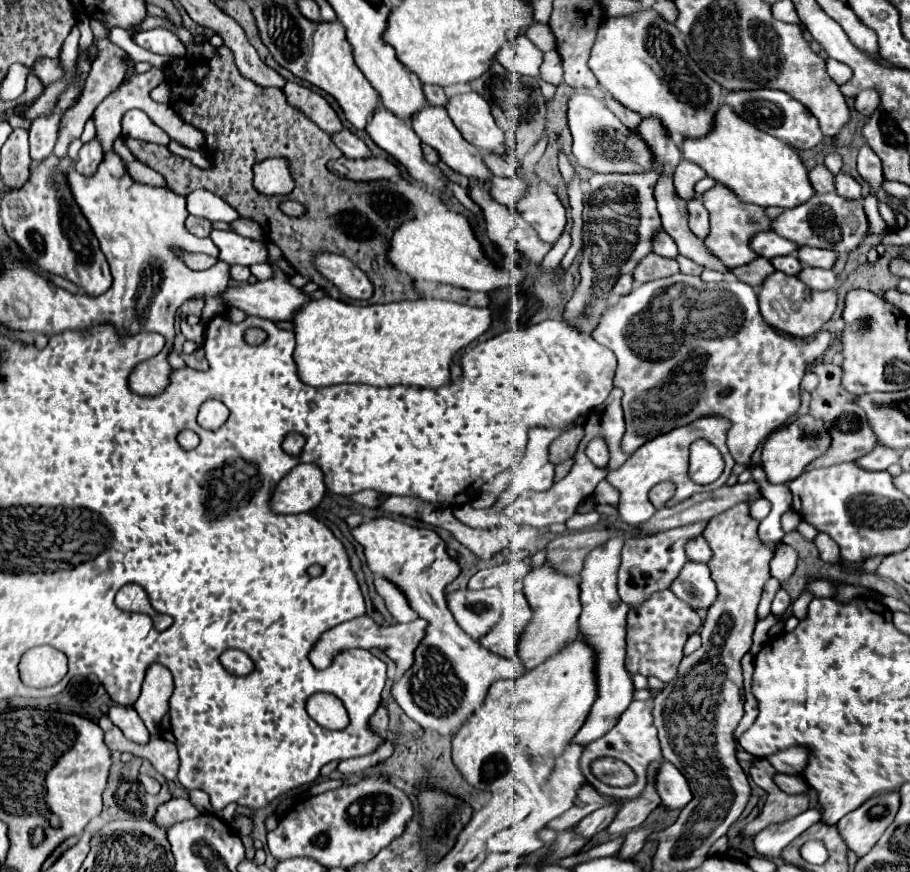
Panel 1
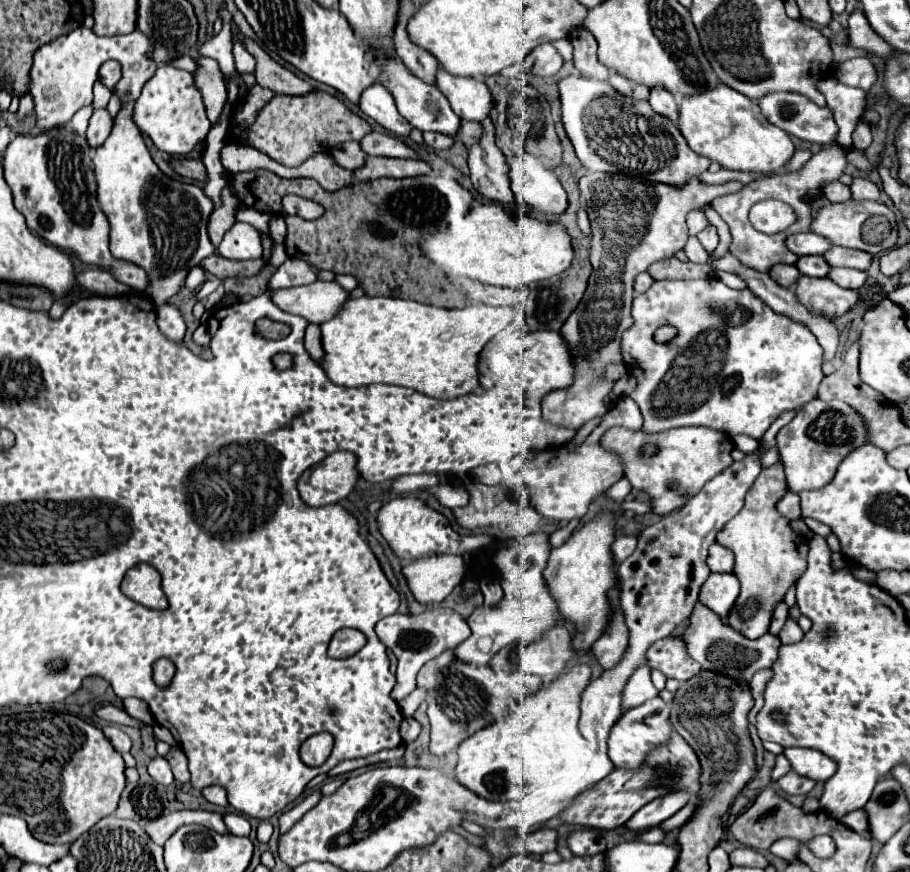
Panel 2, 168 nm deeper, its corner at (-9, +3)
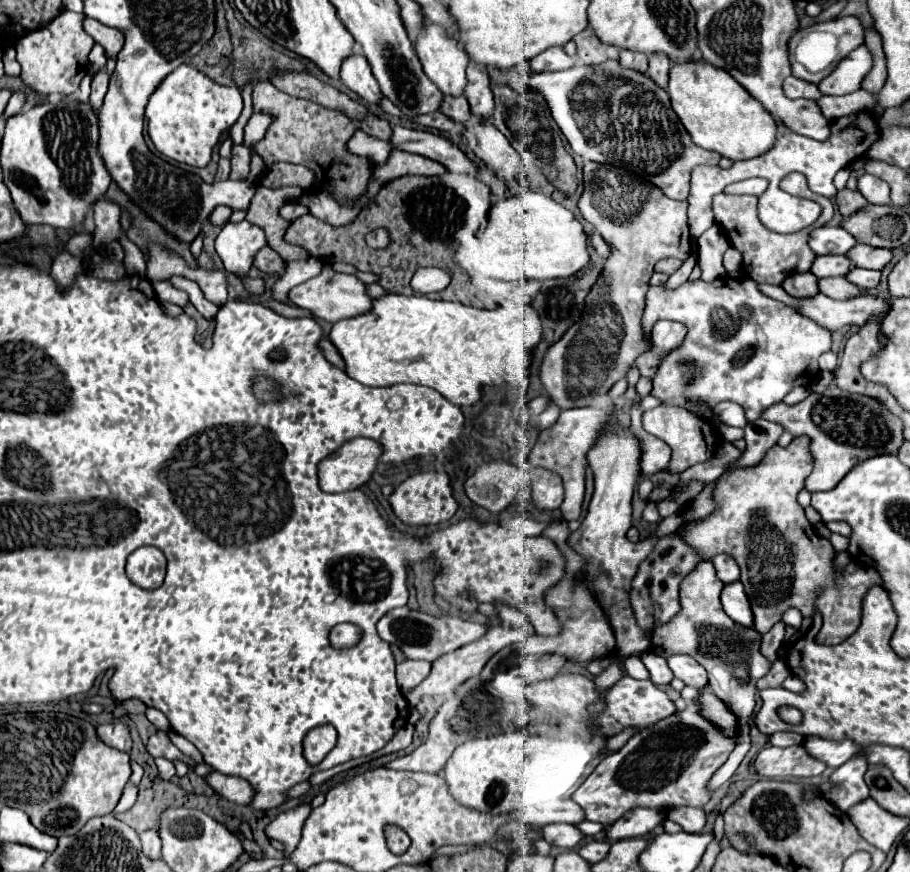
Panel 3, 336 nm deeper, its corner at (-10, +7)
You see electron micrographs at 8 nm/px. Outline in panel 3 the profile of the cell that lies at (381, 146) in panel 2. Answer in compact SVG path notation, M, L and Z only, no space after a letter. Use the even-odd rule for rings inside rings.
M394 126L394 134L390 142L400 150L438 160L442 166L446 166L446 172L454 172L454 174L462 172L470 176L476 176L478 172L476 162L472 162L452 140L444 136L438 136L426 130Z

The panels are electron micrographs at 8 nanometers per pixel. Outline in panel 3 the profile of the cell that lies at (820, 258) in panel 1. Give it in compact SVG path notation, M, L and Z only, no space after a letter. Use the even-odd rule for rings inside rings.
M858 244L848 252L848 258L858 268L868 270L882 270L892 260L892 250L886 248L872 248L866 244Z

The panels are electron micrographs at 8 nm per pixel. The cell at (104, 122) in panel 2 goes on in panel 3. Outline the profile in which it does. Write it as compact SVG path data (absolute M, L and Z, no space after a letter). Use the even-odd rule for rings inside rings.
M106 68L98 70L94 76L92 76L92 94L90 94L90 104L94 110L98 110L102 106L102 100L106 96L106 90L108 90L108 72Z

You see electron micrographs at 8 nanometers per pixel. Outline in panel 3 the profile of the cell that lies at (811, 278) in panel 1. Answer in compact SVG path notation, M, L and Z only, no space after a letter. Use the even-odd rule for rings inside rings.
M852 268L846 278L848 278L850 282L858 284L858 286L864 288L864 290L870 290L870 288L876 288L876 286L878 286L878 282L880 282L880 272L862 270L862 268Z

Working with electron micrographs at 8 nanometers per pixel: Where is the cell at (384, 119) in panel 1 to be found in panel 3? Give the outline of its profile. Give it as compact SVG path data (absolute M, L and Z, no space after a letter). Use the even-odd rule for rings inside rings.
M354 52L350 54L344 62L342 62L342 68L340 68L340 80L352 90L356 92L362 100L366 100L368 104L378 104L380 98L382 98L382 92L378 88L378 82L374 80L372 72L370 72L370 64L368 60Z

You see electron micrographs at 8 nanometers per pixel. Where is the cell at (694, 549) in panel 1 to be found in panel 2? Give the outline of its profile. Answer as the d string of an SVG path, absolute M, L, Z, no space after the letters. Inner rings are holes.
M713 544L709 548L707 564L713 572L731 572L733 570L733 552L729 548L723 548L721 544Z

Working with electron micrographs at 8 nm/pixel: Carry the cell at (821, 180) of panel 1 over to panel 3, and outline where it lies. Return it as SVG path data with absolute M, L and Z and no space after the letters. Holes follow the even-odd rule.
M846 188L846 190L840 190L838 192L836 204L838 204L840 214L846 218L846 216L852 216L856 210L864 208L868 202L866 202L866 198L860 192L852 192L852 190Z

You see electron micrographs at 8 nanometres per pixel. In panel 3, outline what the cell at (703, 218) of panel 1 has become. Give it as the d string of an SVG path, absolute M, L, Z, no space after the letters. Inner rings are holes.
M710 226L698 238L698 266L702 270L702 280L716 280L726 274L722 266L722 256L730 248L730 242L720 226Z

